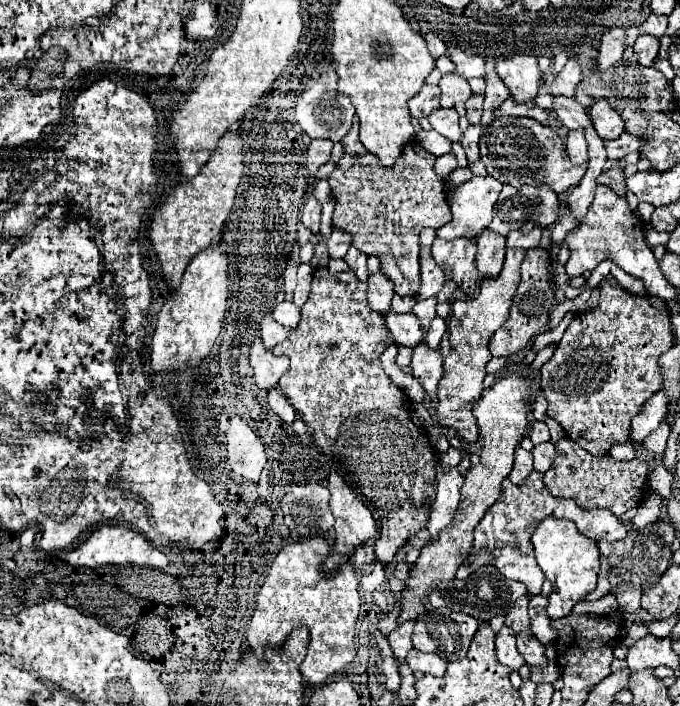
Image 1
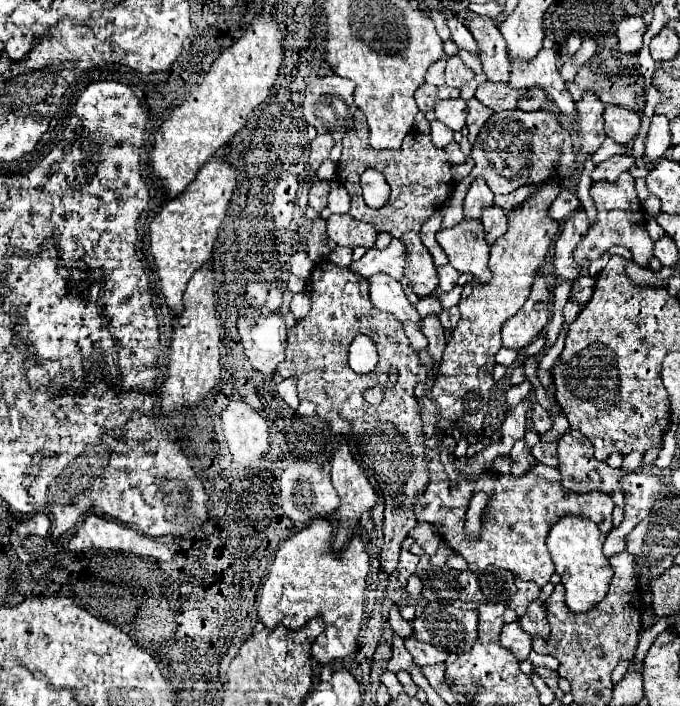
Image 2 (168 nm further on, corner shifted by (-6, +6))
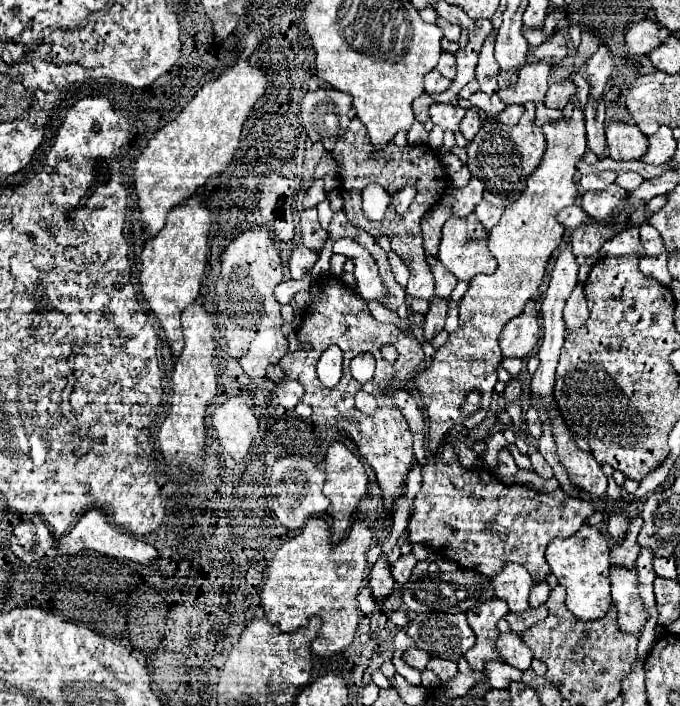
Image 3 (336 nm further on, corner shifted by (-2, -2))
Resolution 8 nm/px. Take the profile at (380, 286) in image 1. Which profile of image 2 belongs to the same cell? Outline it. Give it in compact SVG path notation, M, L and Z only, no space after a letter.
M390 242L384 250L370 248L362 260L350 264L352 270L362 274L364 278L370 278L374 274L388 274L394 280L402 280L404 276L404 244L402 242Z

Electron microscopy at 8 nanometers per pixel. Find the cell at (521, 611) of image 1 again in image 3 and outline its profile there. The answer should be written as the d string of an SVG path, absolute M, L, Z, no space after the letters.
M504 564L504 568L490 578L492 588L498 598L506 600L510 612L524 612L528 608L528 592L532 586L532 576L520 564Z

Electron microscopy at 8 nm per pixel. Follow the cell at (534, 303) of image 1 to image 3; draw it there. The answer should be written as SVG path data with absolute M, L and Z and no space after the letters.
M528 302L524 312L512 318L502 334L500 334L500 348L502 354L514 358L526 358L534 352L540 340L540 324L538 324L538 310L534 302Z

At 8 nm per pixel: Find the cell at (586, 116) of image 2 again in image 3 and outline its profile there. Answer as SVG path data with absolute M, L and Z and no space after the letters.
M604 44L598 48L596 54L592 54L586 60L586 72L588 72L590 86L592 86L592 92L590 92L592 98L600 98L600 94L604 92L604 86L612 74L612 68L614 68L612 54Z

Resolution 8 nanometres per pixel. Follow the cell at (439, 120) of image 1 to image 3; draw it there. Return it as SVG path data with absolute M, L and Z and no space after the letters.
M432 104L432 106L430 106L430 118L432 118L432 122L434 122L436 126L440 126L442 130L458 132L464 114L466 114L464 108L452 106L452 104Z

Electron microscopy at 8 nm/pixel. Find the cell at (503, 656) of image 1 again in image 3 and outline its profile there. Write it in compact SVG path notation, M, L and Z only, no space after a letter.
M514 632L498 636L496 652L500 654L502 662L506 662L518 670L528 670L532 664L532 658L534 658L532 650L524 642L520 642L520 636L516 636Z

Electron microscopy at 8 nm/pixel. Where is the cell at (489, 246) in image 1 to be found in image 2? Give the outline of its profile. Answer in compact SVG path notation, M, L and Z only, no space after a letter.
M490 206L488 210L484 210L482 214L482 224L484 224L484 232L486 232L486 240L490 244L494 244L498 238L502 238L506 234L508 228L508 220L504 210L500 210L498 206Z

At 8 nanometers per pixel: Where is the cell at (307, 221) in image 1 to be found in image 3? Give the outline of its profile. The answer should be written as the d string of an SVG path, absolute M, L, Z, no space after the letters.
M312 180L312 186L306 192L304 198L304 208L314 208L316 204L320 204L324 200L326 192L324 192L324 180Z

